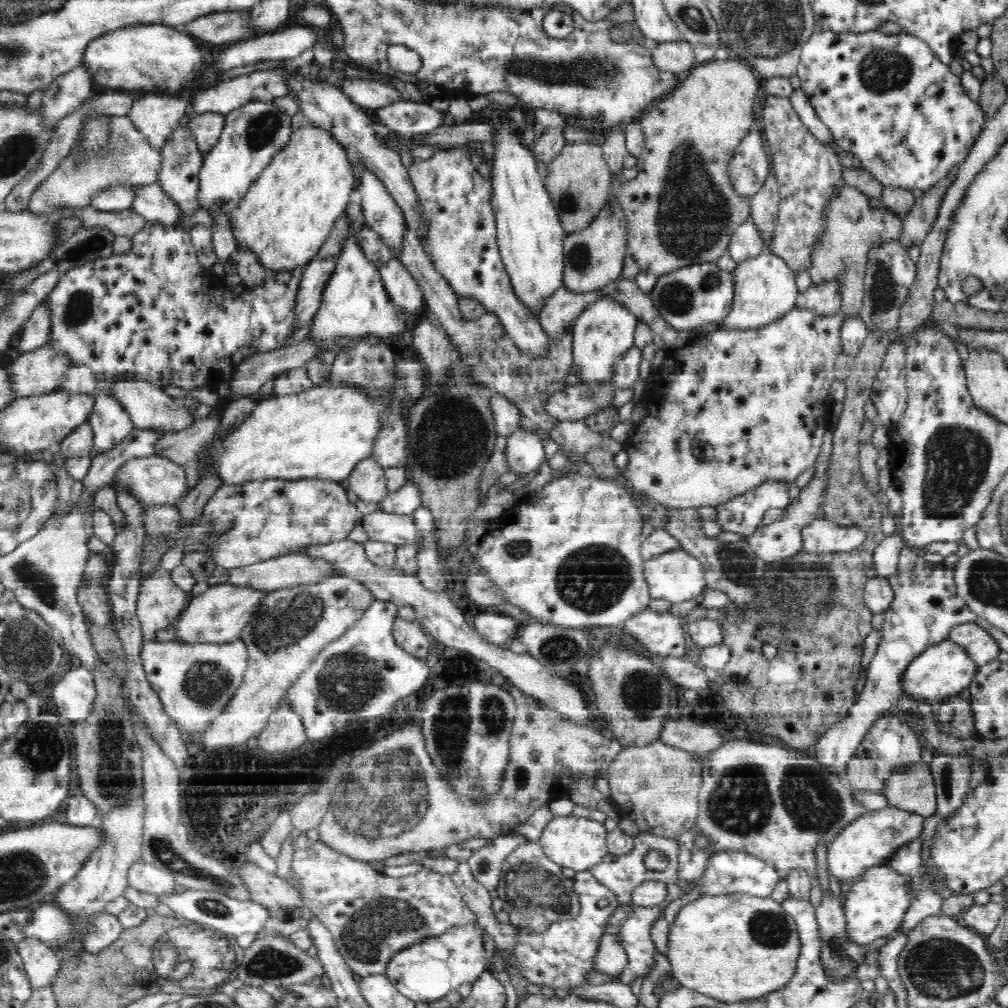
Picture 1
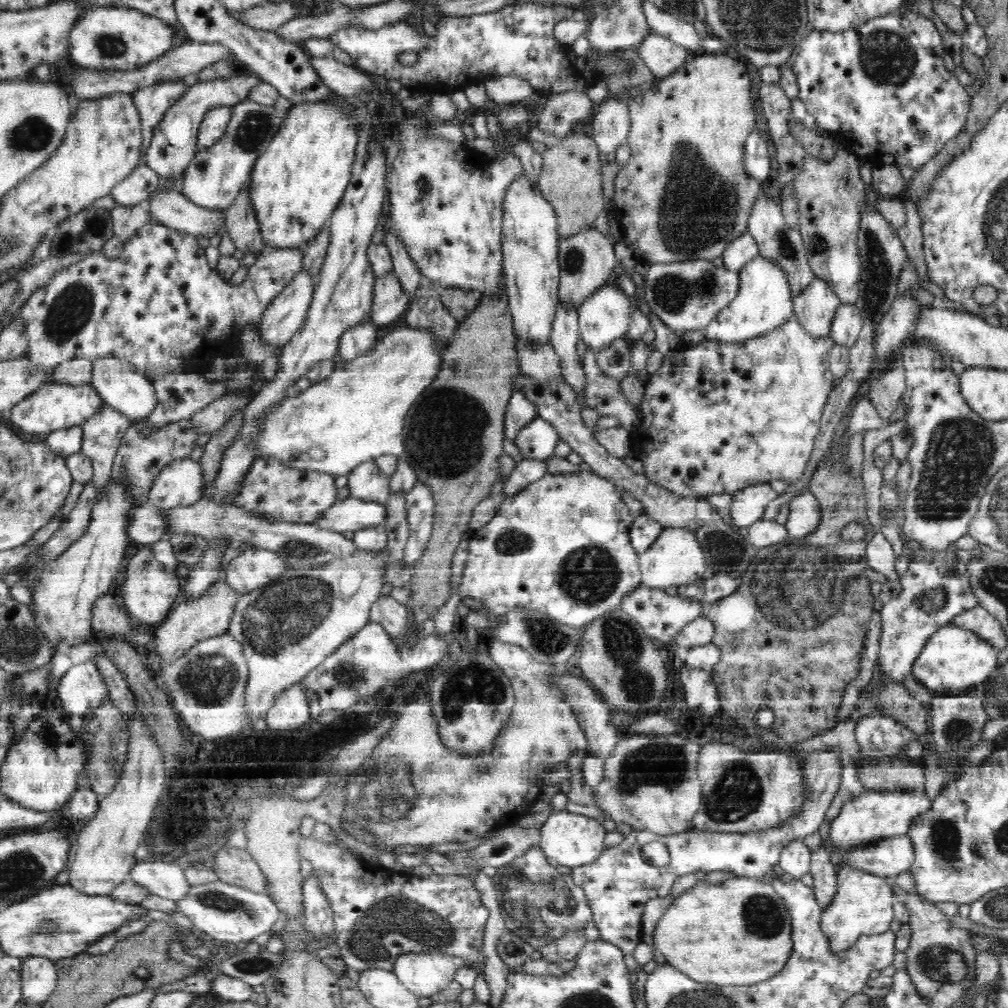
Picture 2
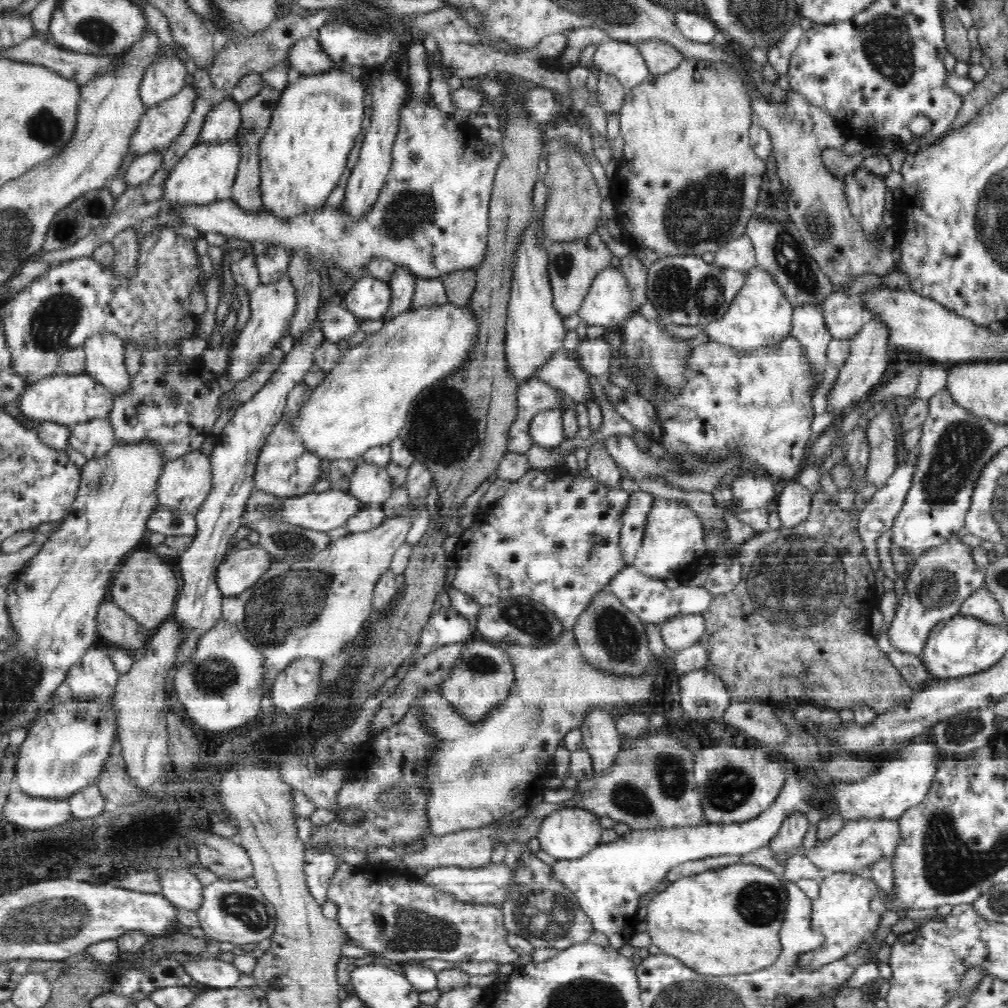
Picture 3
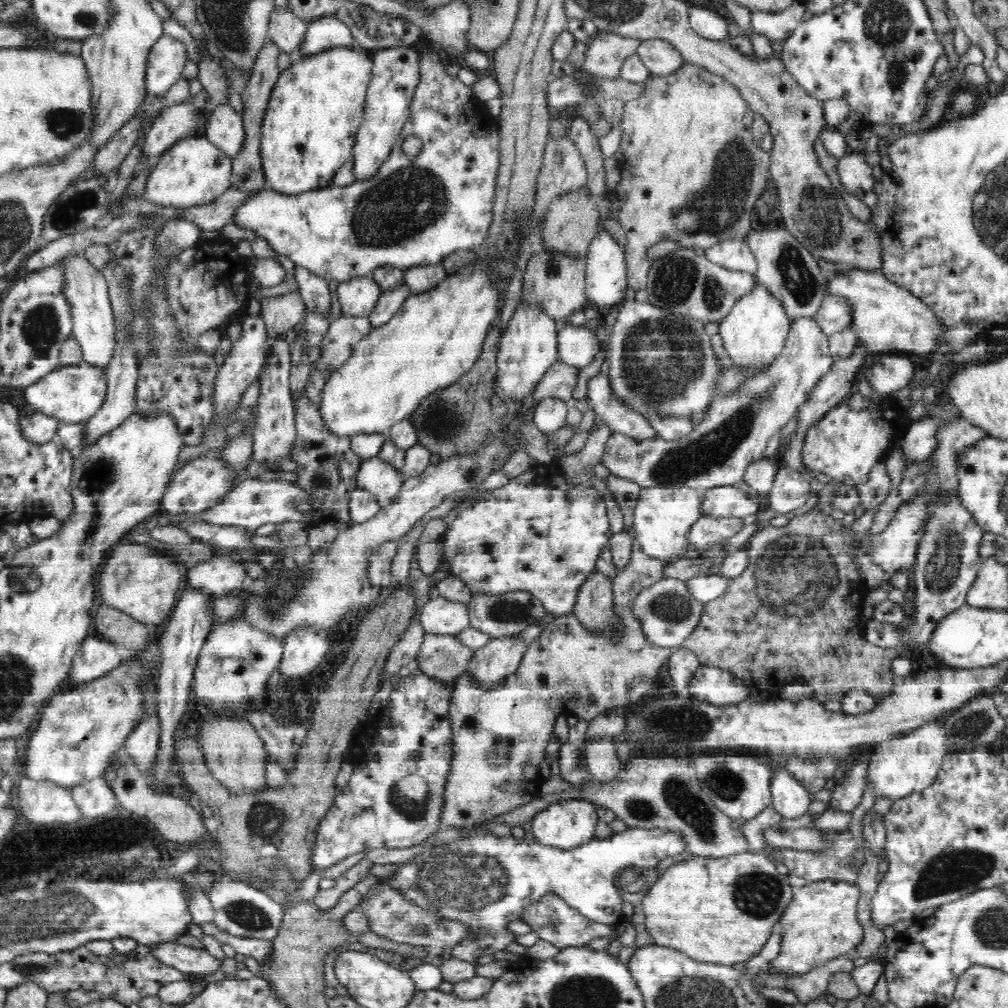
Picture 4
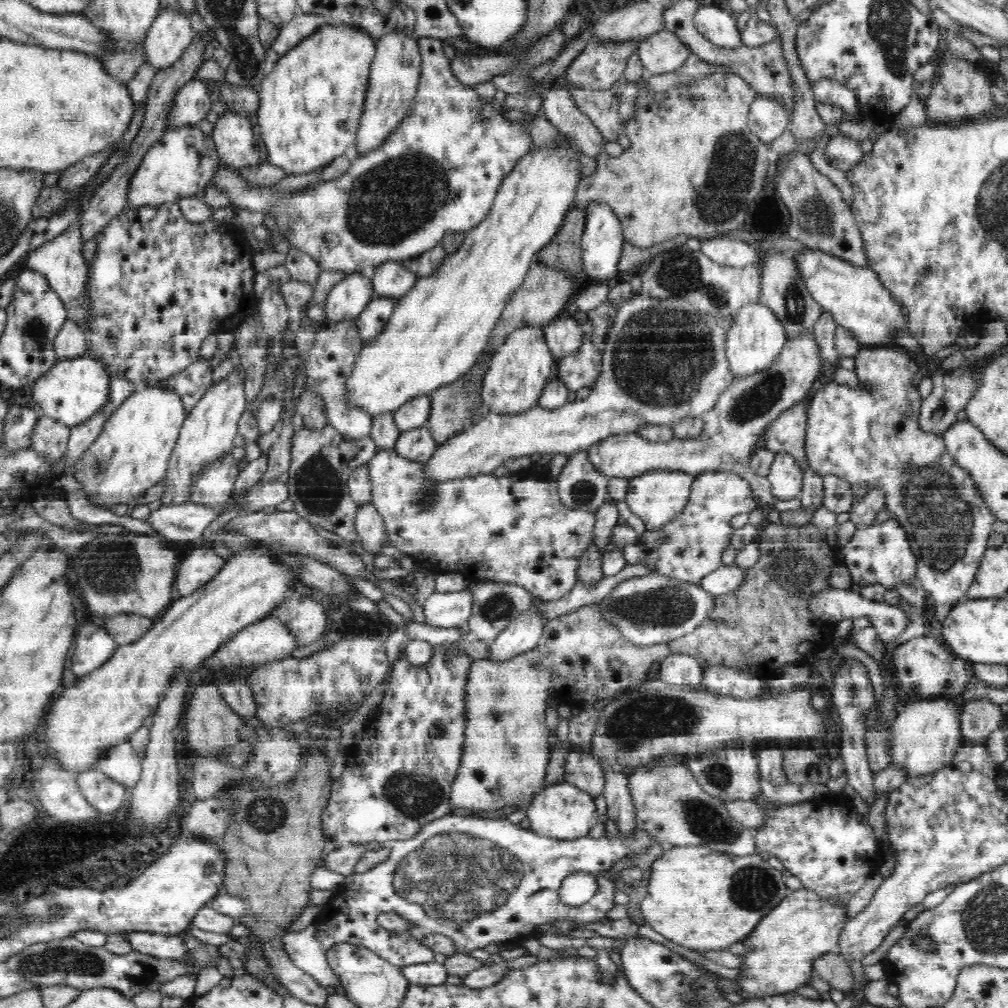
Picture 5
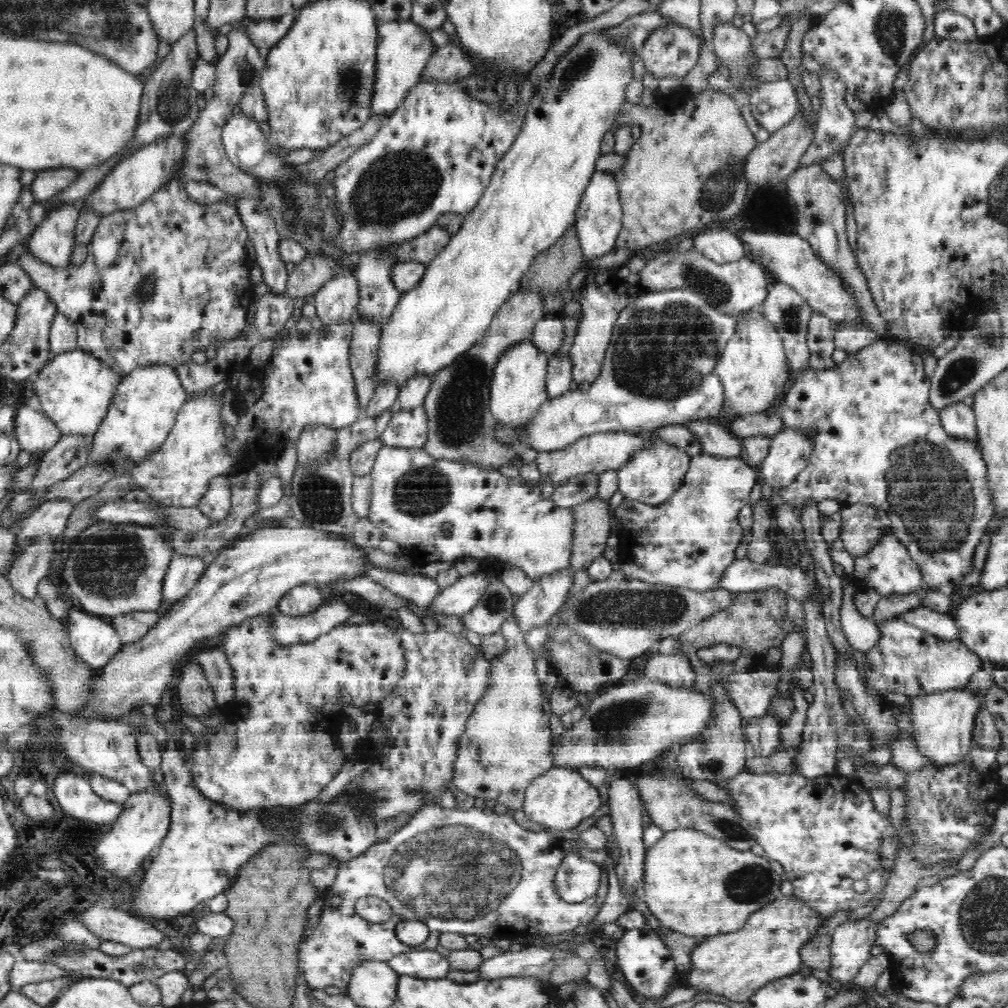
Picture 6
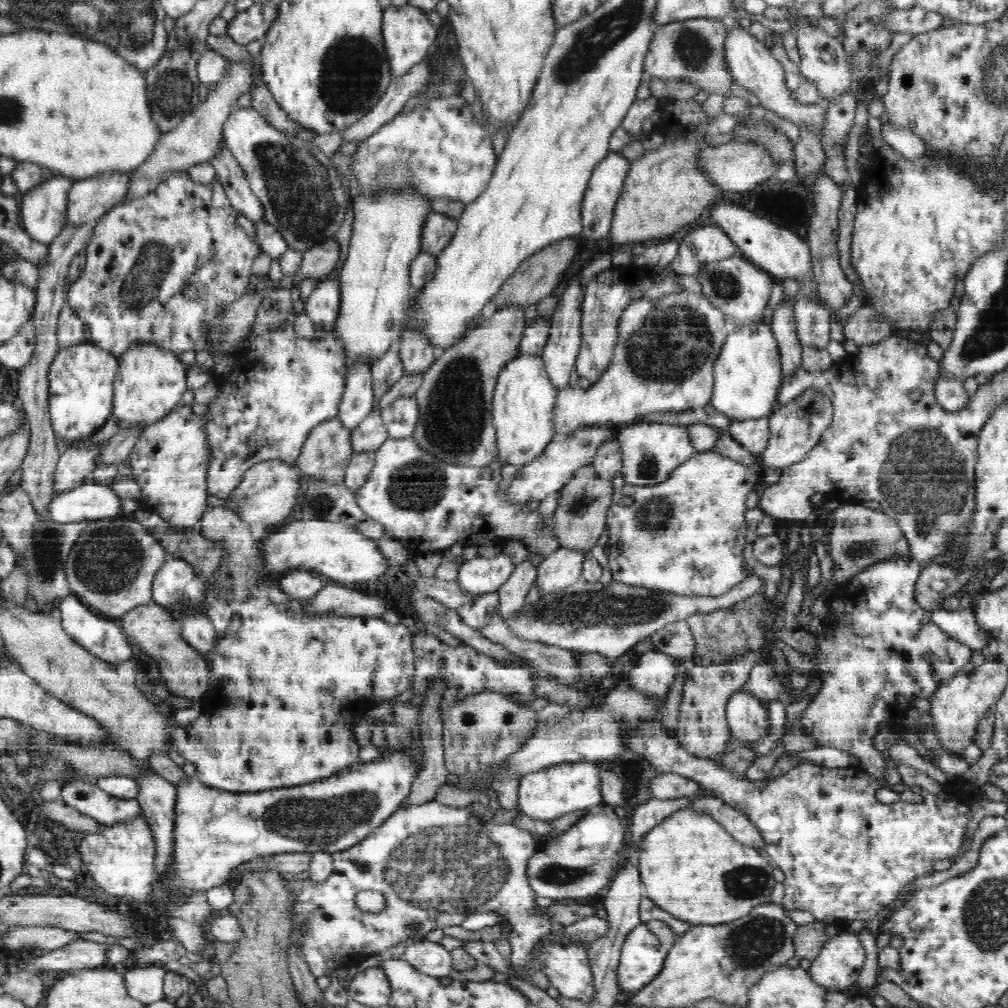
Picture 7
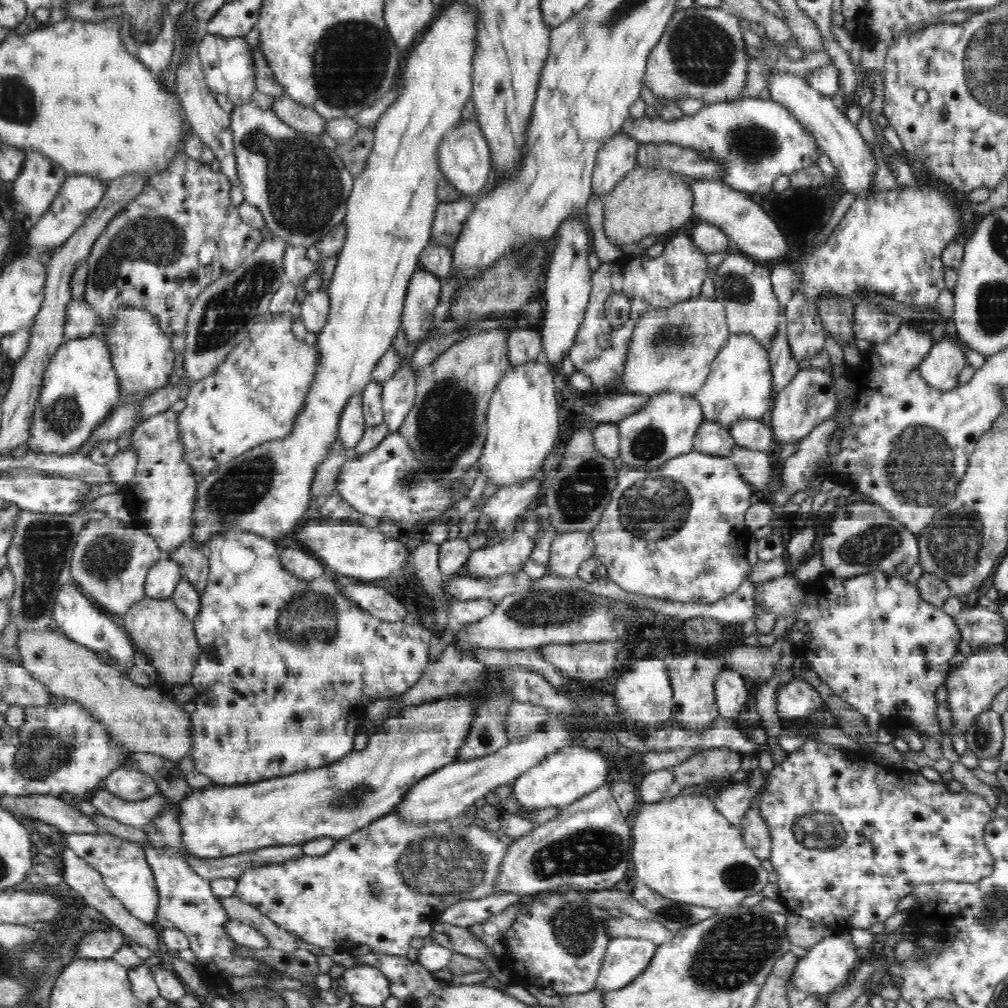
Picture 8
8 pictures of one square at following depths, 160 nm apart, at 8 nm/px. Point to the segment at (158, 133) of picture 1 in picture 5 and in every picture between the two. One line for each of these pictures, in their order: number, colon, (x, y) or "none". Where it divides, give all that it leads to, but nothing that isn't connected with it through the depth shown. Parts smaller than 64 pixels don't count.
2: (153, 102)
3: (166, 76)
4: (167, 59)
5: (169, 36)

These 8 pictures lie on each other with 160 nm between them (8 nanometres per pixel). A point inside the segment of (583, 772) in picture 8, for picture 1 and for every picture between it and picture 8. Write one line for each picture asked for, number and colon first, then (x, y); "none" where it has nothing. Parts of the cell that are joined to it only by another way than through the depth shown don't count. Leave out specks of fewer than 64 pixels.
1: (575, 842)
2: (573, 840)
3: (569, 833)
4: (568, 824)
5: (560, 811)
6: (559, 799)
7: (549, 793)

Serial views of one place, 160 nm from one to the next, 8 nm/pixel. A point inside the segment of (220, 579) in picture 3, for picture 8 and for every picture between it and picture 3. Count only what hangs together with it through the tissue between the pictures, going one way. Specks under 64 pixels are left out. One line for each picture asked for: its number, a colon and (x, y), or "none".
4: (221, 574)
5: (200, 567)
6: (182, 574)
7: (170, 581)
8: (163, 577)

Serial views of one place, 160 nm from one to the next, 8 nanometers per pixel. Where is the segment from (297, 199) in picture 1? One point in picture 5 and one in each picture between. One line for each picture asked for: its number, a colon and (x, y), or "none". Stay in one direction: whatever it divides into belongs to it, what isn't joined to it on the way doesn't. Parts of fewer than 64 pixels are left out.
2: (300, 179)
3: (314, 127)
4: (315, 109)
5: (310, 106)

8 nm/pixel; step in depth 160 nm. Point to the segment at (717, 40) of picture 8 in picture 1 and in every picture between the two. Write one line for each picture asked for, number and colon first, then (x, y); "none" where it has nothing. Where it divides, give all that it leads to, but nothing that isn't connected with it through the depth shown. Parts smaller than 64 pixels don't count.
1: (677, 57)
2: (661, 56)
3: (660, 57)
4: (659, 57)
5: (662, 52)
6: (673, 50)
7: (693, 51)

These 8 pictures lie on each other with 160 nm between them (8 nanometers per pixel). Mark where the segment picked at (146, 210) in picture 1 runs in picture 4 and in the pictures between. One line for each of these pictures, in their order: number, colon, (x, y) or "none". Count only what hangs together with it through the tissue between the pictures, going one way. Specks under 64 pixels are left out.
2: (173, 209)
3: (432, 216)
4: (414, 211)

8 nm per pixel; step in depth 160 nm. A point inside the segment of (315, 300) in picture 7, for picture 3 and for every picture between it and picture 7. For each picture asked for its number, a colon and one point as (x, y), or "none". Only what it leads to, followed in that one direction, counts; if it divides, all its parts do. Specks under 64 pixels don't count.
3: (368, 298)
4: (358, 296)
5: (347, 299)
6: (335, 302)

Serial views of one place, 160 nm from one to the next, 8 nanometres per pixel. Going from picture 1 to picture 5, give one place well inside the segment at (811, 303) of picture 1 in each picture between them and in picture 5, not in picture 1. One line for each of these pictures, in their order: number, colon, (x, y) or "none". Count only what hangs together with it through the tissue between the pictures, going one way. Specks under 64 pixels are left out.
2: (815, 307)
3: (808, 325)
4: (715, 454)
5: (734, 427)

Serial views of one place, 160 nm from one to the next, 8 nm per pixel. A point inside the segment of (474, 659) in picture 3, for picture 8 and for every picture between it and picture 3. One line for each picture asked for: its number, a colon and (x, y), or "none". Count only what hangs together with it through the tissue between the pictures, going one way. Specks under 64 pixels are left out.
4: (501, 656)
5: (523, 633)
6: (544, 598)
7: (561, 569)
8: (568, 551)

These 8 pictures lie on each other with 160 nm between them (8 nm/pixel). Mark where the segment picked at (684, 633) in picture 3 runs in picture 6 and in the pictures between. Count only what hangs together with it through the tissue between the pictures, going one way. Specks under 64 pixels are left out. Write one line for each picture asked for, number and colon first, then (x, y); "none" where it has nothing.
4: (668, 612)
5: (648, 610)
6: (617, 615)

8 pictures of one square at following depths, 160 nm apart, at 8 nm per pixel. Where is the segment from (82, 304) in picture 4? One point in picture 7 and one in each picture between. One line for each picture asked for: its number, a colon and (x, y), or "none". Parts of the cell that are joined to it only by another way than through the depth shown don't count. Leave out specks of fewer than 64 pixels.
5: (61, 260)
6: (53, 242)
7: (43, 211)

